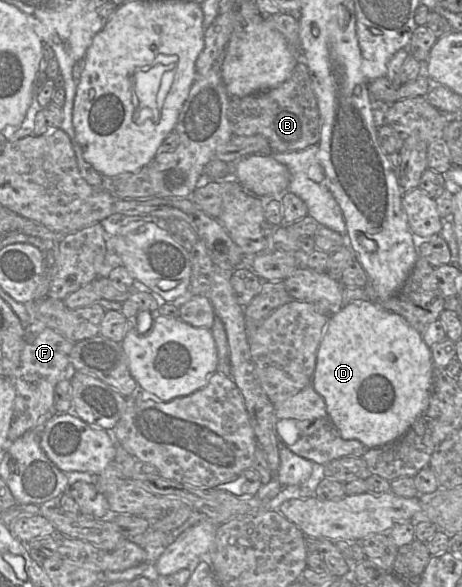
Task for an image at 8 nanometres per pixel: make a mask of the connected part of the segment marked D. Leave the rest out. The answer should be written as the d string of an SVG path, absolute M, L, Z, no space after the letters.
M377 300L355 301L342 306L330 316L317 350L316 365L311 385L324 399L327 413L343 439L356 439L366 449L375 448L400 438L427 409L430 398L433 364L431 348L424 342L422 333L414 329L403 316L387 310Z

